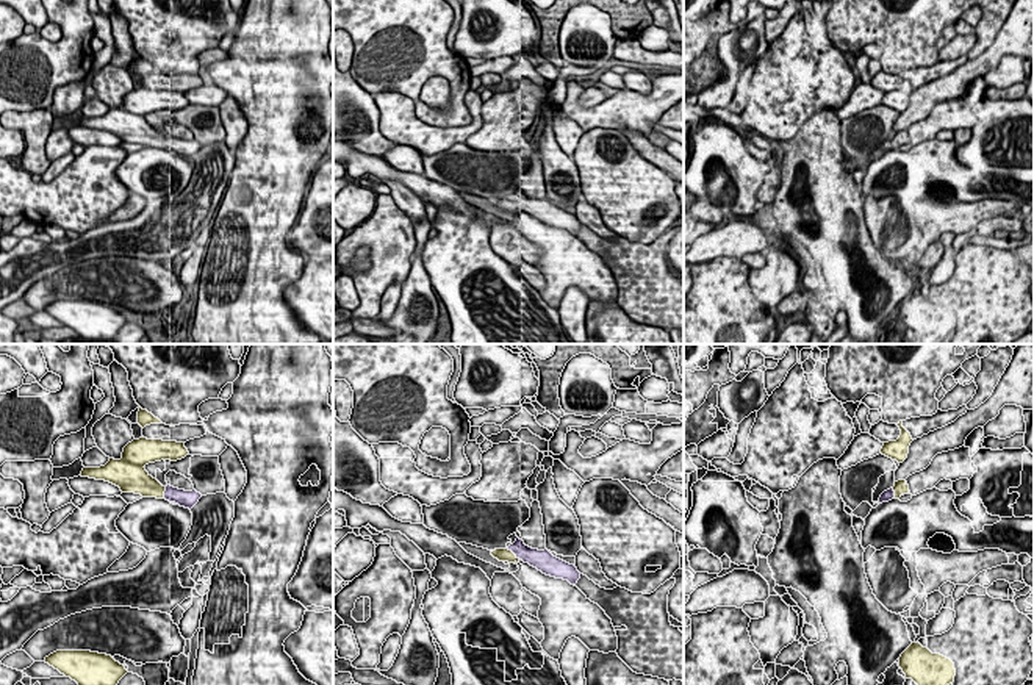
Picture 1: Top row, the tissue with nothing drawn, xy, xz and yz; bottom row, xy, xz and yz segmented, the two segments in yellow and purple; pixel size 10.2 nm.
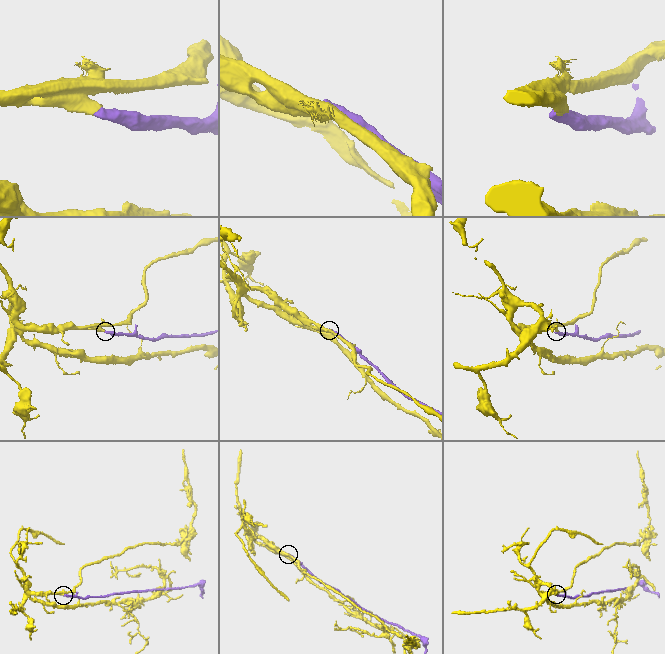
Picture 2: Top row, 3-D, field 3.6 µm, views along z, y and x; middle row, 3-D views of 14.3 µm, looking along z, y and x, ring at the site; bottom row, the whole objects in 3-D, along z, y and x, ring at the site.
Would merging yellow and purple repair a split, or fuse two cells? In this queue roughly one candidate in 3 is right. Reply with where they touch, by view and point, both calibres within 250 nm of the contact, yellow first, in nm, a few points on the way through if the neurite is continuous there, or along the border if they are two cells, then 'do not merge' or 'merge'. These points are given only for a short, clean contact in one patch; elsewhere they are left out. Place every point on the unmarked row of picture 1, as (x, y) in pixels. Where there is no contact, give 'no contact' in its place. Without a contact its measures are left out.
xz (512, 202) | 130/180 nm | across xz (501, 204), (512, 202), (524, 202), (534, 207) | merge

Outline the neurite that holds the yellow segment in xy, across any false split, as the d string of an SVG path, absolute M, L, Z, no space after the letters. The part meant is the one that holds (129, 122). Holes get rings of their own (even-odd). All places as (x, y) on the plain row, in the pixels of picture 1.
M142 86L139 89L133 89L124 97L120 109L110 108L105 116L83 117L80 125L110 131L119 136L122 142L166 149L191 160L202 147L200 142L196 139L178 139L171 134L163 136L144 117L149 113L161 109L177 111L186 105L189 105L189 102L185 97L185 92L147 89Z

